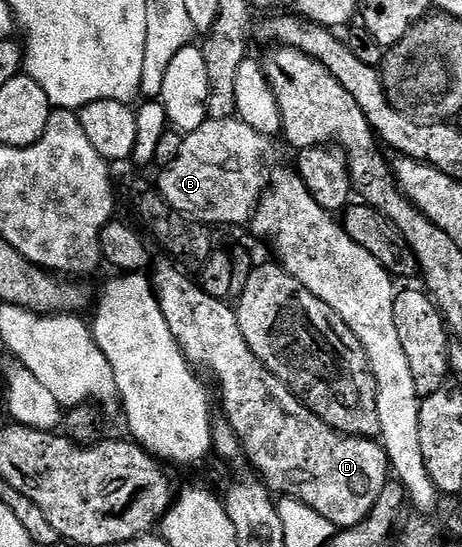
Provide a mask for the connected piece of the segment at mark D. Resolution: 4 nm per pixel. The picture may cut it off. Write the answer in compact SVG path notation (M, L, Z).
M162 257L166 259L155 258L152 263L152 282L154 284L154 296L160 305L160 313L164 313L164 321L168 321L168 329L172 329L172 337L180 345L180 349L184 353L184 357L195 368L210 371L212 378L218 382L218 395L222 398L222 411L225 422L230 424L234 430L234 436L242 442L242 449L245 458L250 458L254 462L257 474L263 483L270 488L275 496L295 499L304 505L308 505L312 509L316 509L316 513L320 513L320 517L324 517L333 525L335 529L347 528L359 525L360 521L364 521L372 513L373 507L376 505L377 498L380 497L381 490L384 489L386 483L391 478L390 459L386 455L386 451L381 442L374 437L363 437L360 435L342 435L336 429L332 429L324 421L320 421L320 417L316 417L316 413L312 413L306 406L300 402L298 396L292 394L279 379L275 377L269 369L262 364L256 357L256 353L252 353L252 349L248 345L248 341L244 341L244 333L240 333L240 321L238 320L237 310L226 299L217 299L208 293L204 293L204 289L197 282L194 283L177 267L179 264L173 258Z

